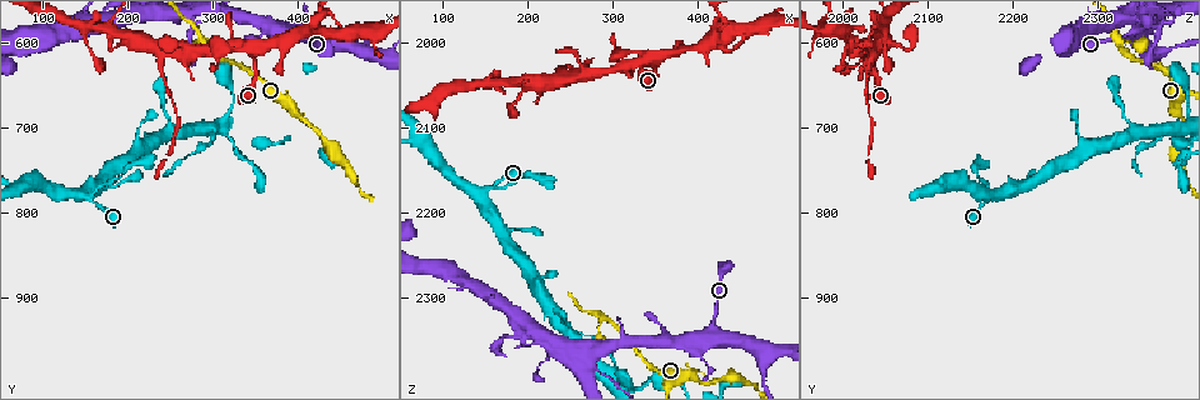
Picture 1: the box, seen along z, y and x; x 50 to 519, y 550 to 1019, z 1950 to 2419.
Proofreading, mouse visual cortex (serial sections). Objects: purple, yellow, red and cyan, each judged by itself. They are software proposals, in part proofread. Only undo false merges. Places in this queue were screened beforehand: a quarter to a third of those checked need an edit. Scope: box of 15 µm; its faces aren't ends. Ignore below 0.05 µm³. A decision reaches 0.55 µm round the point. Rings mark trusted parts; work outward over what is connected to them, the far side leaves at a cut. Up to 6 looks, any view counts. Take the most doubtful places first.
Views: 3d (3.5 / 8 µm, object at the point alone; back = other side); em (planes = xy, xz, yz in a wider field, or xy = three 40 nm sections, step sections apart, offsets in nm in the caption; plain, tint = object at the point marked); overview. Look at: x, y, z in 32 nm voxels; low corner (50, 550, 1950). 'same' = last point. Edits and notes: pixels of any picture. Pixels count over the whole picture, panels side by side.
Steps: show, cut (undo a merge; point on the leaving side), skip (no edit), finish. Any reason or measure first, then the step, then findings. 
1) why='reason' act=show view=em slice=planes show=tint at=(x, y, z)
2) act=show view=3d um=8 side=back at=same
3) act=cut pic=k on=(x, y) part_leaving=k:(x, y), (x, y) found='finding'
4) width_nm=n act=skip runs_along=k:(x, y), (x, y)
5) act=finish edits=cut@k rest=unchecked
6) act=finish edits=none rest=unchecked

why='three arms meet' act=show view=3d um=3.5 at=(240, 615, 2035)

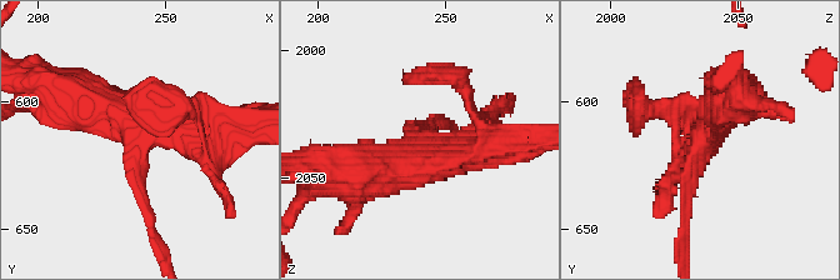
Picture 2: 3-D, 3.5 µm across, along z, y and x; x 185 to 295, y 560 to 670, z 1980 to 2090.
arms=3 arm_widths_nm=150,450,500 act=show view=em slice=xy step=5 show=tint at=(239, 616, 2036)

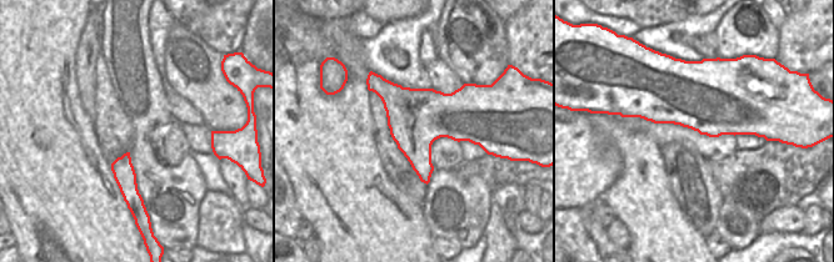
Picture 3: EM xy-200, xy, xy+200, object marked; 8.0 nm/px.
act=show view=em slice=xy step=2 show=tint at=same

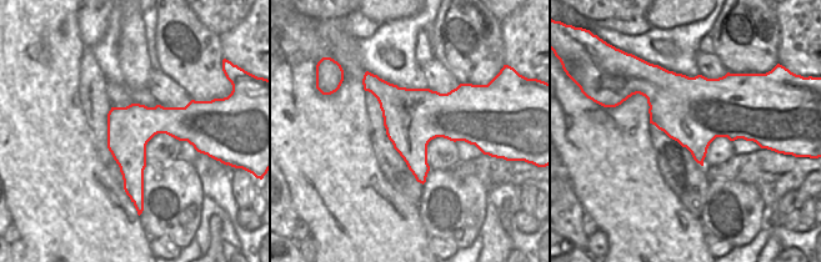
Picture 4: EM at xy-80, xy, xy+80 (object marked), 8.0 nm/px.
act=cut pic=2 on=(155, 238) part_leaving=2:(143, 190), (150, 229), (165, 259) found='a second cell is stuck on'

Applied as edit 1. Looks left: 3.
why='small branch off a trunk' act=show view=3d um=3.5 at=(145, 780, 2175)

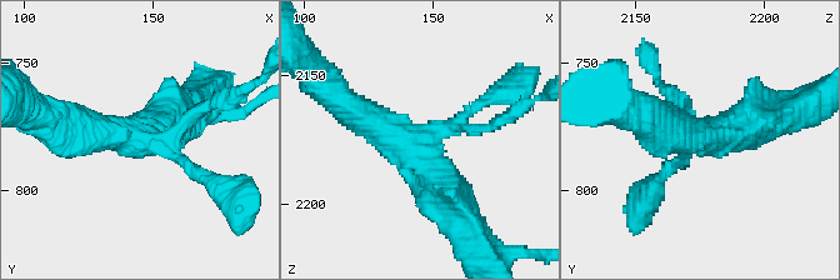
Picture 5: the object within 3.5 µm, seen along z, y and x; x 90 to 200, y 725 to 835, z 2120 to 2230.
arms=4 arm_widths_nm=150,200,450,500 act=show view=em slice=xy step=5 show=tint at=(148, 779, 2177)

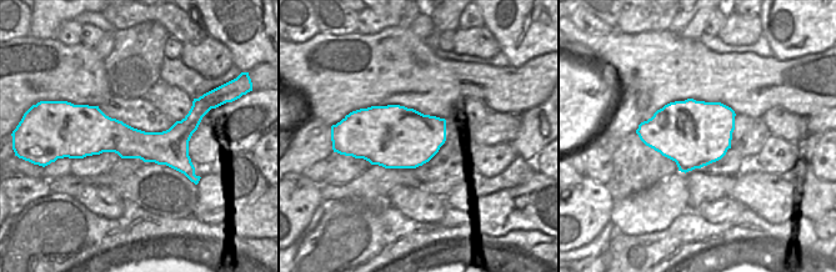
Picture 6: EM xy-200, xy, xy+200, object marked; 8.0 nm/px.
why='cut it another way' act=show view=em slice=xy step=1 show=tint at=same

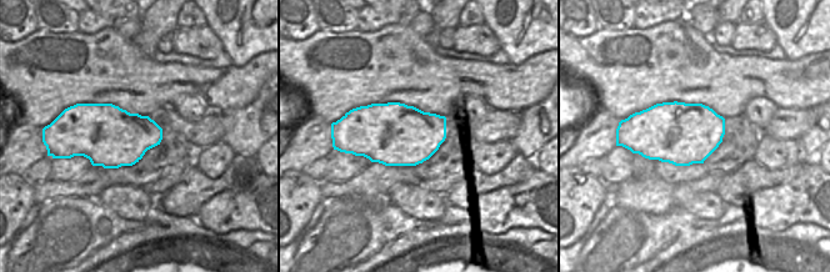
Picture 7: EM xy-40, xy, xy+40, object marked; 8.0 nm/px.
act=skip found='one cell here'

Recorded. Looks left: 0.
act=finish edits=cut@2 rest=unchecked

